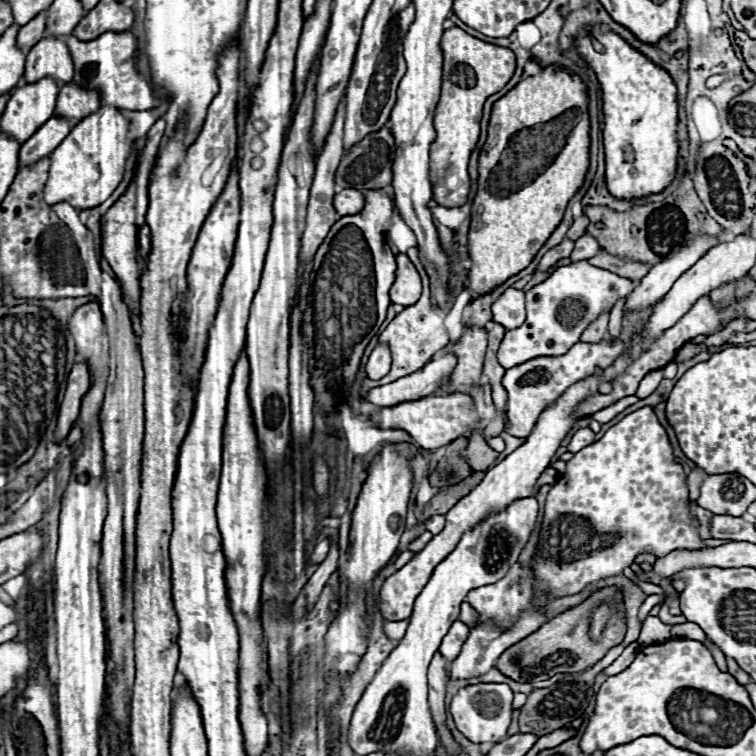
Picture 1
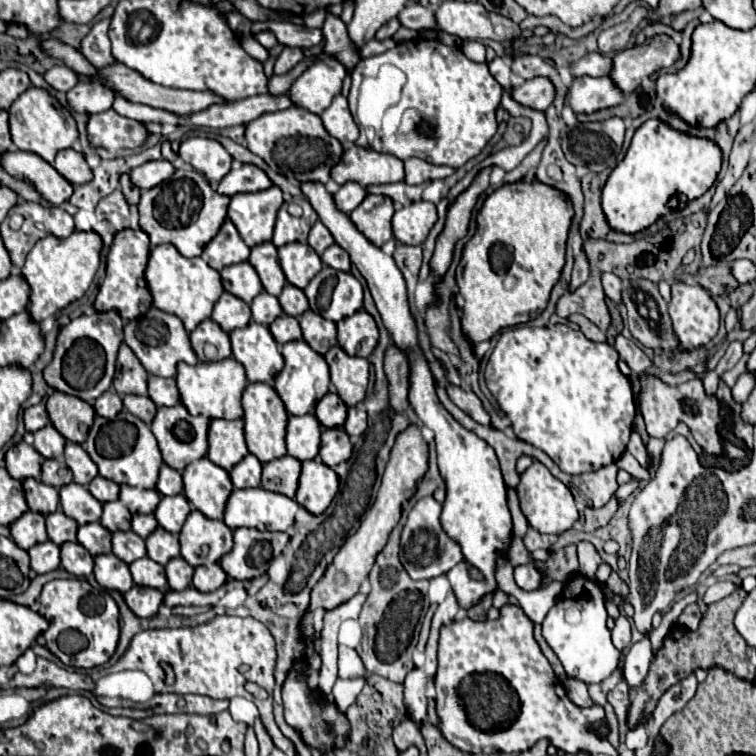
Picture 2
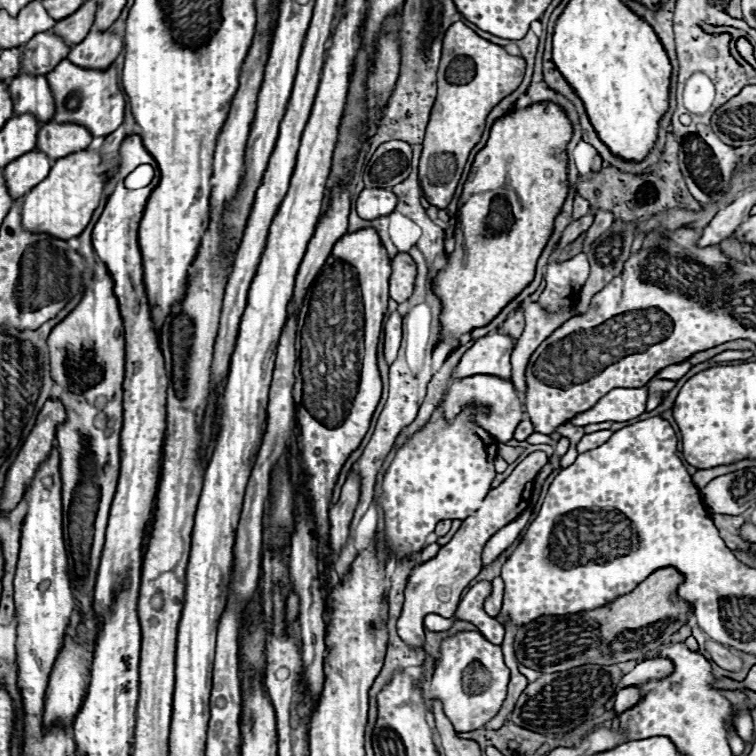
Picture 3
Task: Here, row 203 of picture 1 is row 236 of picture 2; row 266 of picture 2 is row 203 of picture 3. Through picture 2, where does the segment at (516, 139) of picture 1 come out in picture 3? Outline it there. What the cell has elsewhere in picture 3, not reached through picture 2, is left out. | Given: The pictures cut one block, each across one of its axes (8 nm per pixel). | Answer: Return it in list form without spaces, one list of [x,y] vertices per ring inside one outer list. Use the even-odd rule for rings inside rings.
[[[534,104],[524,110],[512,110],[494,122],[486,146],[476,154],[458,200],[458,230],[456,248],[448,256],[448,264],[432,282],[434,294],[440,298],[440,340],[470,334],[474,328],[490,324],[502,308],[512,302],[532,280],[536,262],[552,234],[554,216],[558,216],[566,194],[566,144],[572,136],[572,126],[562,108],[556,104]]]

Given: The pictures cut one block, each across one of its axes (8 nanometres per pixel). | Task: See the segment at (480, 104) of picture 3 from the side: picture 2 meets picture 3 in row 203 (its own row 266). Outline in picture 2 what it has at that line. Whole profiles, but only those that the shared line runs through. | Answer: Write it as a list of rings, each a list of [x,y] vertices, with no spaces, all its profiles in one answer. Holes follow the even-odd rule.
[[[492,166],[480,170],[478,176],[474,178],[474,182],[450,204],[448,214],[446,214],[446,224],[436,238],[436,248],[434,248],[434,254],[430,260],[430,276],[432,276],[434,284],[442,282],[446,270],[450,268],[456,242],[468,234],[472,208],[476,206],[478,196],[488,188],[490,172],[492,172]]]

